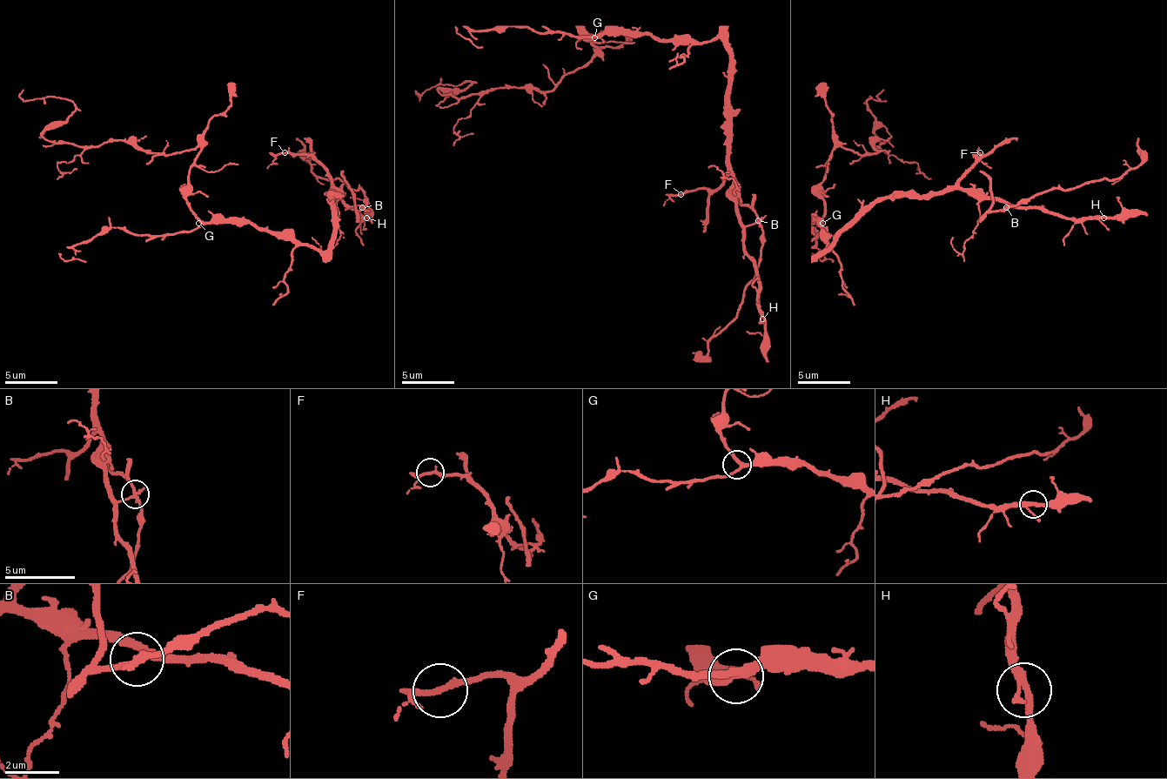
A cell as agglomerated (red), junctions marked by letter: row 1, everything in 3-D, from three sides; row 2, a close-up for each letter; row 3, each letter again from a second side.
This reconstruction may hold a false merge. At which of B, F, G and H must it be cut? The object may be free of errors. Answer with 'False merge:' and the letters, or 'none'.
False merge: B

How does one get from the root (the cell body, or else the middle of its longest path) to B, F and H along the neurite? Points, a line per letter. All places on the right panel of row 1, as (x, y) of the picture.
B: (825, 231), (825, 249), (878, 202), (902, 197), (935, 197), (956, 188), (999, 197), (1009, 204), (1007, 207)
F: (825, 231), (828, 244), (825, 249), (878, 202), (902, 197), (946, 194), (975, 164), (975, 154), (981, 151)
H: (825, 231), (825, 249), (878, 202), (956, 188), (1064, 218), (1103, 218)

